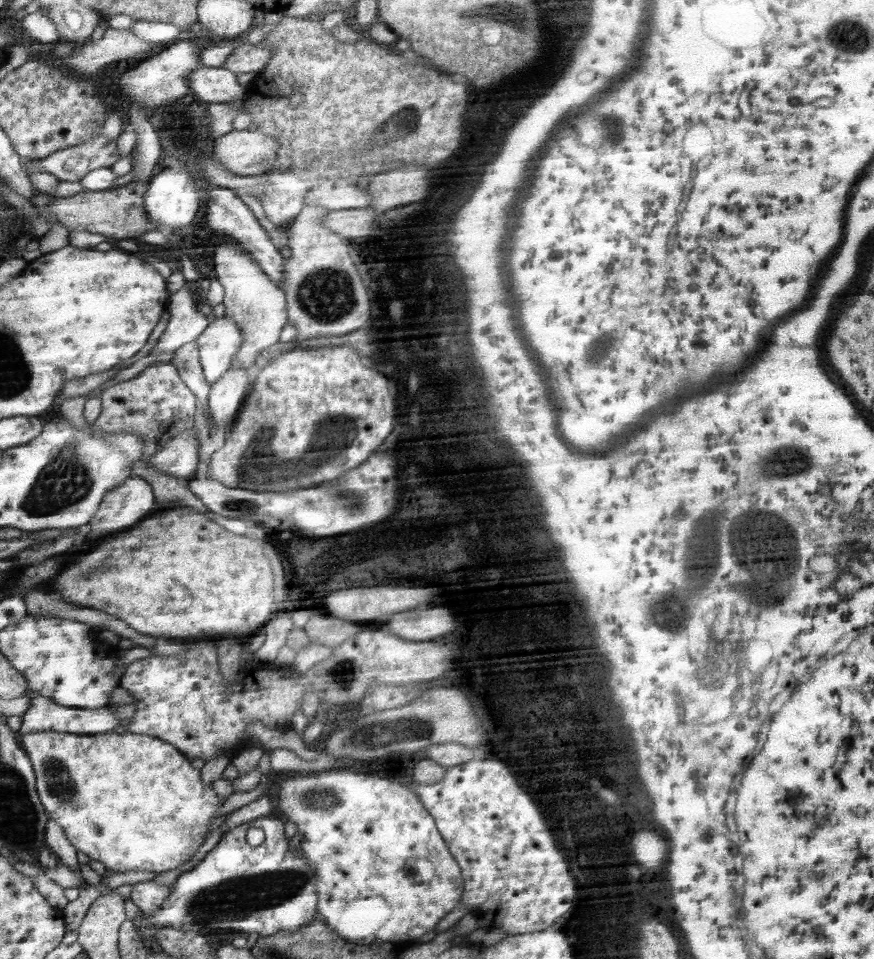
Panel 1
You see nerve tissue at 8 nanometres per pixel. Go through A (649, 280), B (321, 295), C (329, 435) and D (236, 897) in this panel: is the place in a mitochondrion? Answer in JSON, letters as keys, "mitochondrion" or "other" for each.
{"A":"other","B":"mitochondrion","C":"mitochondrion","D":"mitochondrion"}

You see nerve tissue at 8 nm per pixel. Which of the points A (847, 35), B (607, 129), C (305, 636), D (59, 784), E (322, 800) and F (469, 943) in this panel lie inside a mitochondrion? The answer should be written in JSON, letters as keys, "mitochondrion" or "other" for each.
{"A":"mitochondrion","B":"mitochondrion","C":"other","D":"mitochondrion","E":"mitochondrion","F":"other"}

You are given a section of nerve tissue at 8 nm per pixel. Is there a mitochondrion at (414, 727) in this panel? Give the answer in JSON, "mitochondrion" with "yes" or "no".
{"mitochondrion":"yes"}

